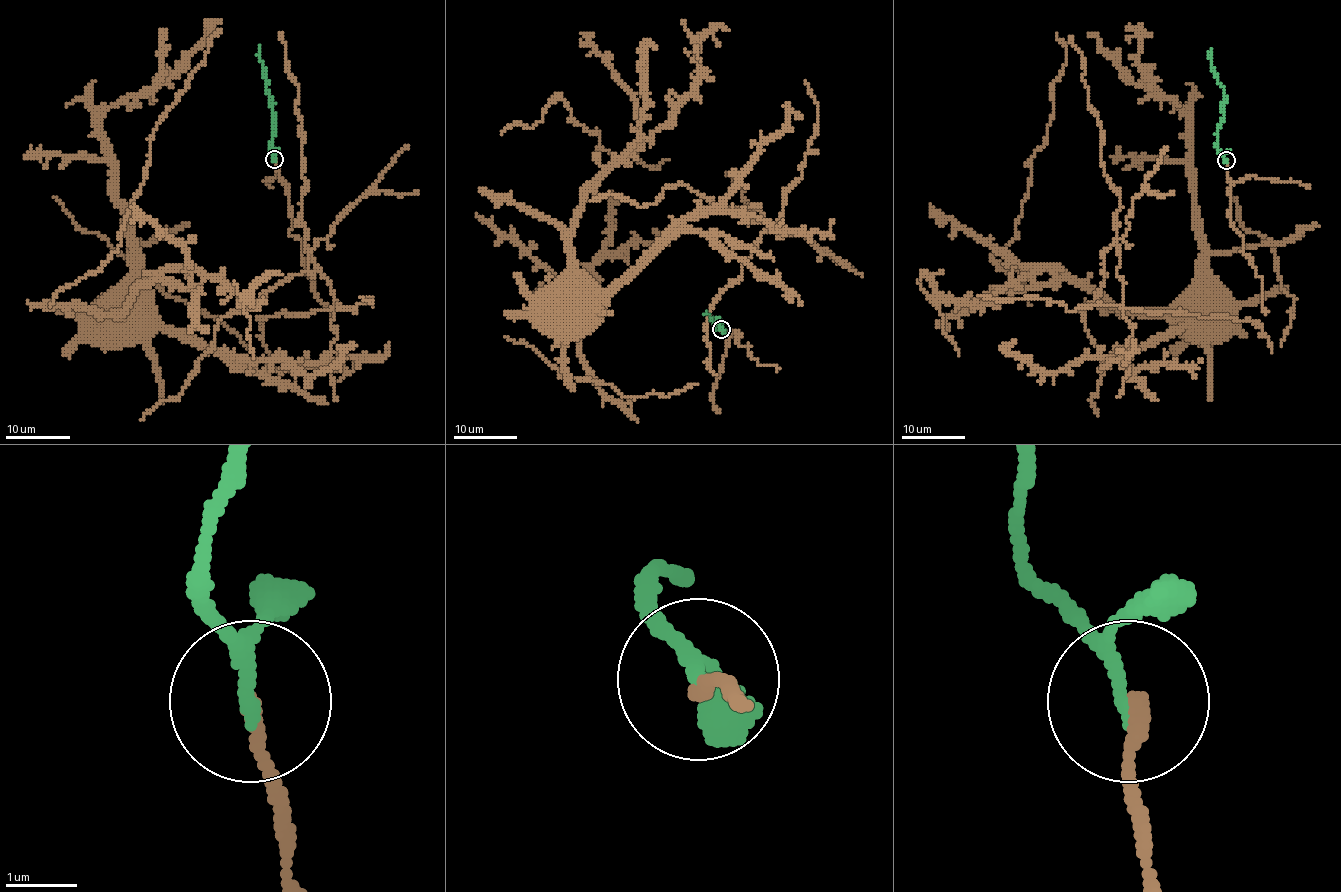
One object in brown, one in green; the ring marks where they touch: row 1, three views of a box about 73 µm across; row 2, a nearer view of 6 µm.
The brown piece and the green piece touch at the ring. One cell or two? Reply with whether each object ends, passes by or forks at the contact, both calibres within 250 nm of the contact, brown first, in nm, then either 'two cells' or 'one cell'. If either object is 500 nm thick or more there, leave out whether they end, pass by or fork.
brown ends | green passes by | 200/160 nm | one cell

